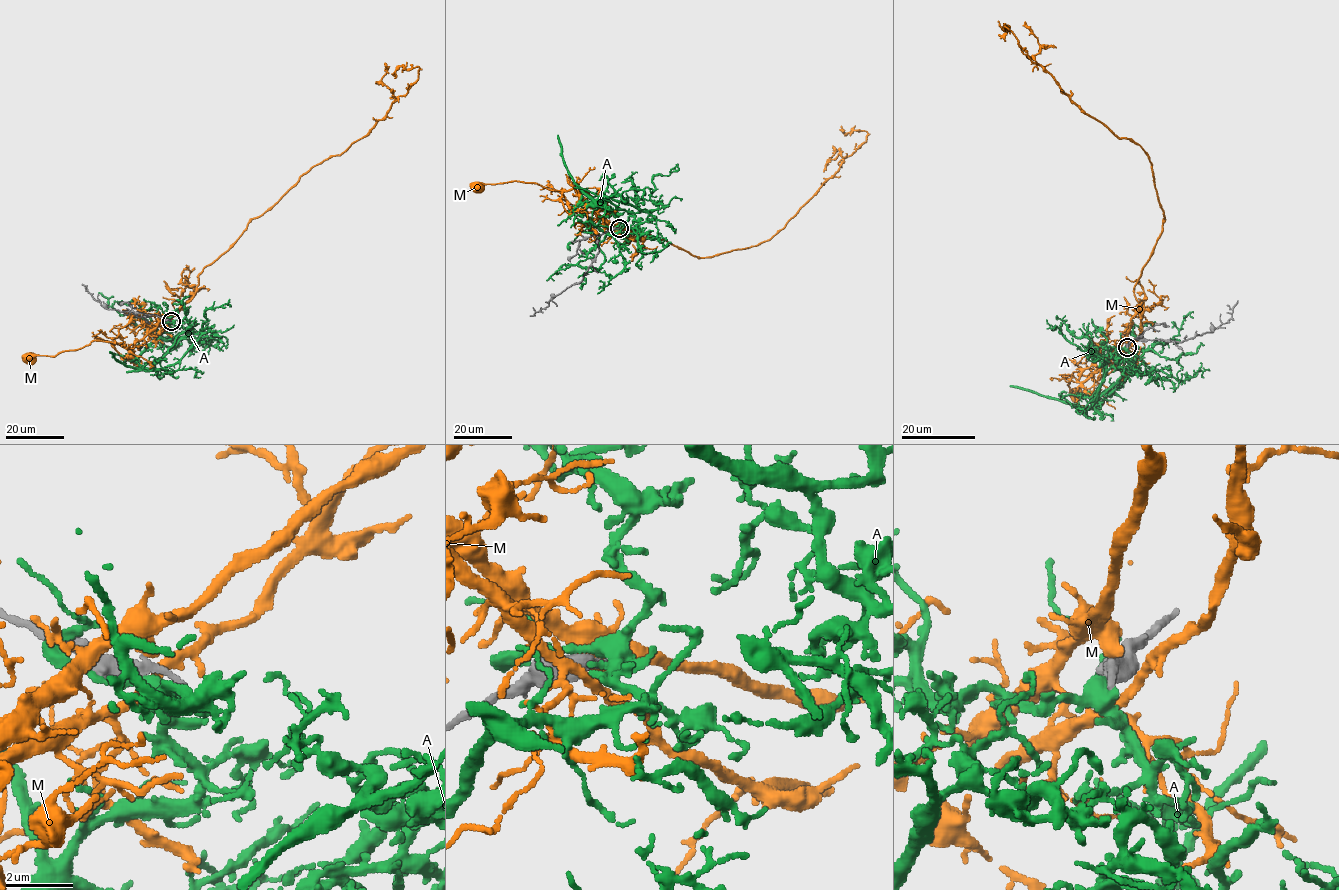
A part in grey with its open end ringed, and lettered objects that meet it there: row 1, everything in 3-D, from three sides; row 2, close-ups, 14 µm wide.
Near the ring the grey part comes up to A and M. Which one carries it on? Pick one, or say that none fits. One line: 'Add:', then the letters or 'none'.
Add: none

